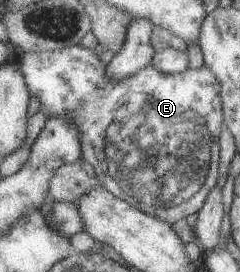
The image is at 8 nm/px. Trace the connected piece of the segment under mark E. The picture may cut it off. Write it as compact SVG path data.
M80 44L54 51L17 51L16 61L28 93L40 101L40 110L47 117L68 117L78 129L81 157L92 166L97 185L132 208L170 226L198 213L206 195L217 184L219 132L224 126L220 85L206 65L166 75L149 64L128 78L110 81L104 75L105 64L92 49Z

